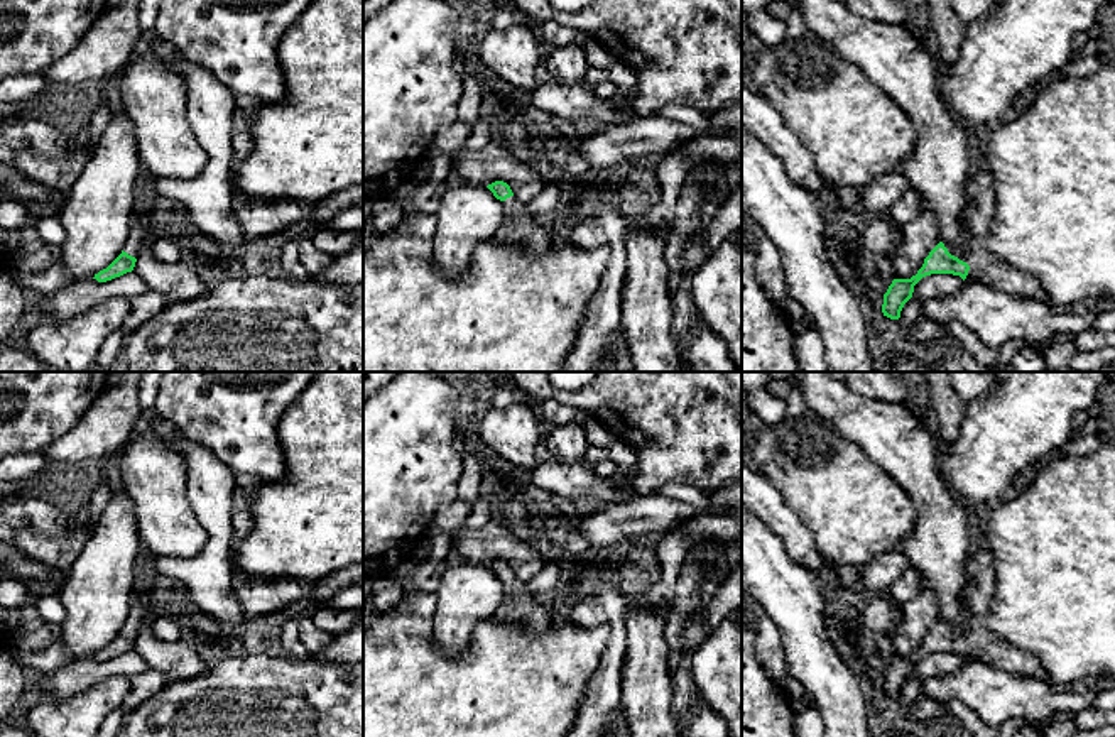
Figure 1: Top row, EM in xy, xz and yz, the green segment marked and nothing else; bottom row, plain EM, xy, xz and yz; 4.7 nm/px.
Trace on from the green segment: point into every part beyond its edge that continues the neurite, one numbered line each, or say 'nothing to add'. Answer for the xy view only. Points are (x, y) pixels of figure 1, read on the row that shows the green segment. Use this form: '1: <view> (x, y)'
1: xy (137, 232)

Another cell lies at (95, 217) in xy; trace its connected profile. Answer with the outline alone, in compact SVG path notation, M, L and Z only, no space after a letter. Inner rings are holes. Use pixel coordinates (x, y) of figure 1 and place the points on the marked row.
M122 110L112 115L57 215L71 282L95 277L122 254L142 172L135 125Z

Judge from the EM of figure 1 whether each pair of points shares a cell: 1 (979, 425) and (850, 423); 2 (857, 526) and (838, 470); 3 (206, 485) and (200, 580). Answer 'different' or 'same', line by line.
1: different
2: same
3: same

